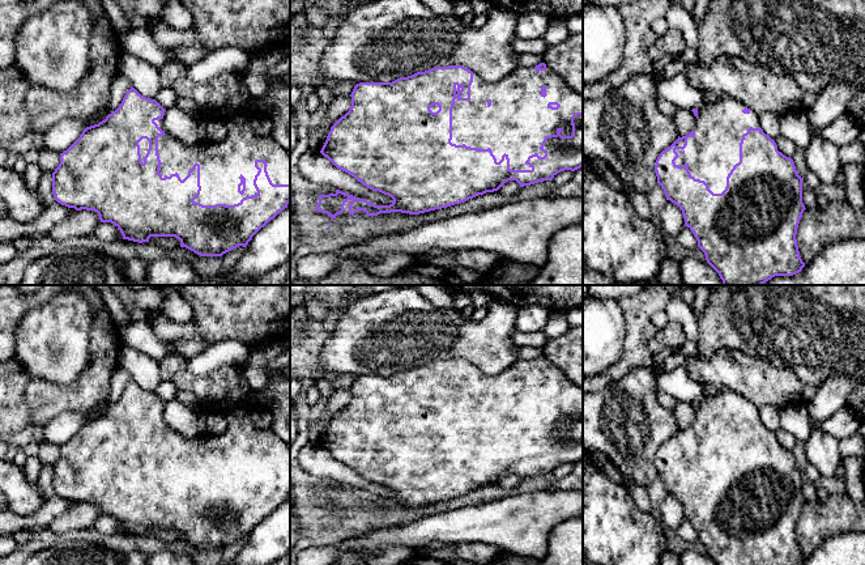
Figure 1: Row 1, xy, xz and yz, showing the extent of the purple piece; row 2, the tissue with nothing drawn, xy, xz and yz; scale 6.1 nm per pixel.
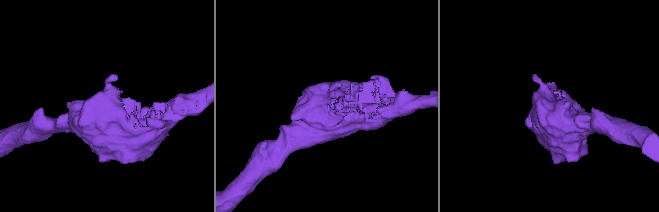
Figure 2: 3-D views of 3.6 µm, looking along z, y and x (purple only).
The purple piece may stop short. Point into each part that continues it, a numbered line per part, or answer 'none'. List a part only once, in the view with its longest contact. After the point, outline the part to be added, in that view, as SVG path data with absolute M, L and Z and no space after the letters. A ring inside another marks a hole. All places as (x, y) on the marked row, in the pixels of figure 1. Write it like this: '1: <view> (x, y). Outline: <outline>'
1: xy (221, 164). Outline: M246 114L225 122L227 135L221 143L205 141L195 145L186 145L171 136L162 119L154 122L166 133L158 137L162 178L178 173L183 180L195 163L200 165L201 191L195 203L234 205L246 196L256 195L256 160L267 161L273 184L290 184L290 150L280 146L270 136L259 137ZM240 175L246 178L243 195L238 192Z

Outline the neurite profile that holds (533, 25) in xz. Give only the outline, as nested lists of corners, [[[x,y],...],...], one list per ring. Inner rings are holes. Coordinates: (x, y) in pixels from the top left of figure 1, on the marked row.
[[[525,13],[516,17],[516,38],[541,39],[550,25],[550,17],[545,13]]]

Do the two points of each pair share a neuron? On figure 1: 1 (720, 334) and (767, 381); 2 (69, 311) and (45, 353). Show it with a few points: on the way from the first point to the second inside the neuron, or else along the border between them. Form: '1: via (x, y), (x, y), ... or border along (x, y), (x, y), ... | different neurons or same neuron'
1: border along (707, 360), (719, 349), (740, 349), (765, 361) | different neurons
2: via (64, 322), (51, 343) | same neuron

